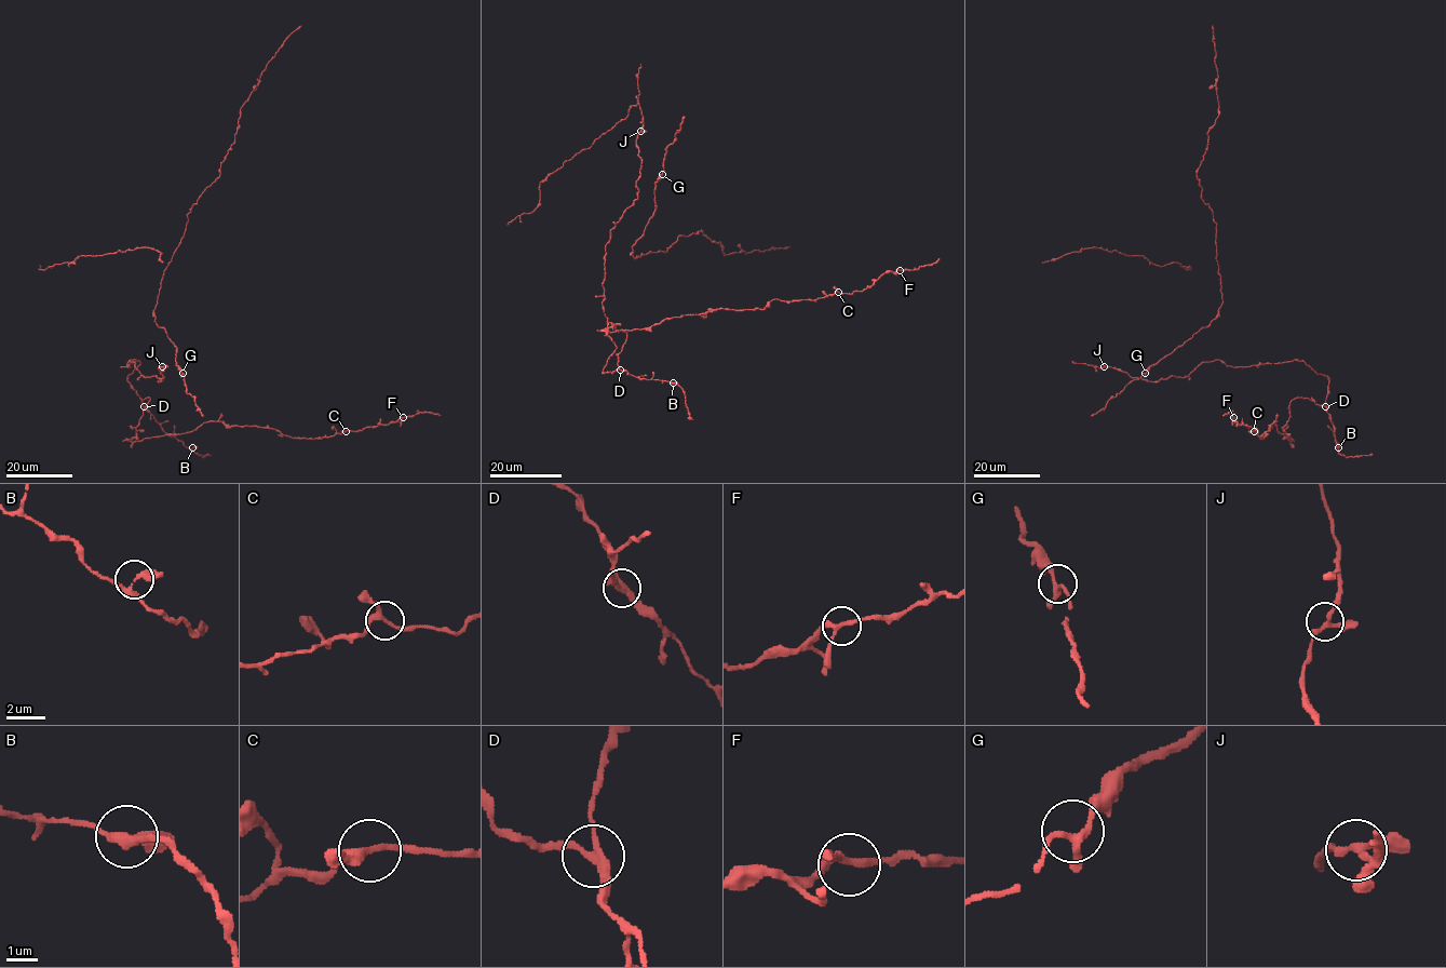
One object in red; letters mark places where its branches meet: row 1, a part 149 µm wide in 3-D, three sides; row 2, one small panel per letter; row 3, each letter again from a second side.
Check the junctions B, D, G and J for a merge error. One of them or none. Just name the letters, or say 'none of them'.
D

